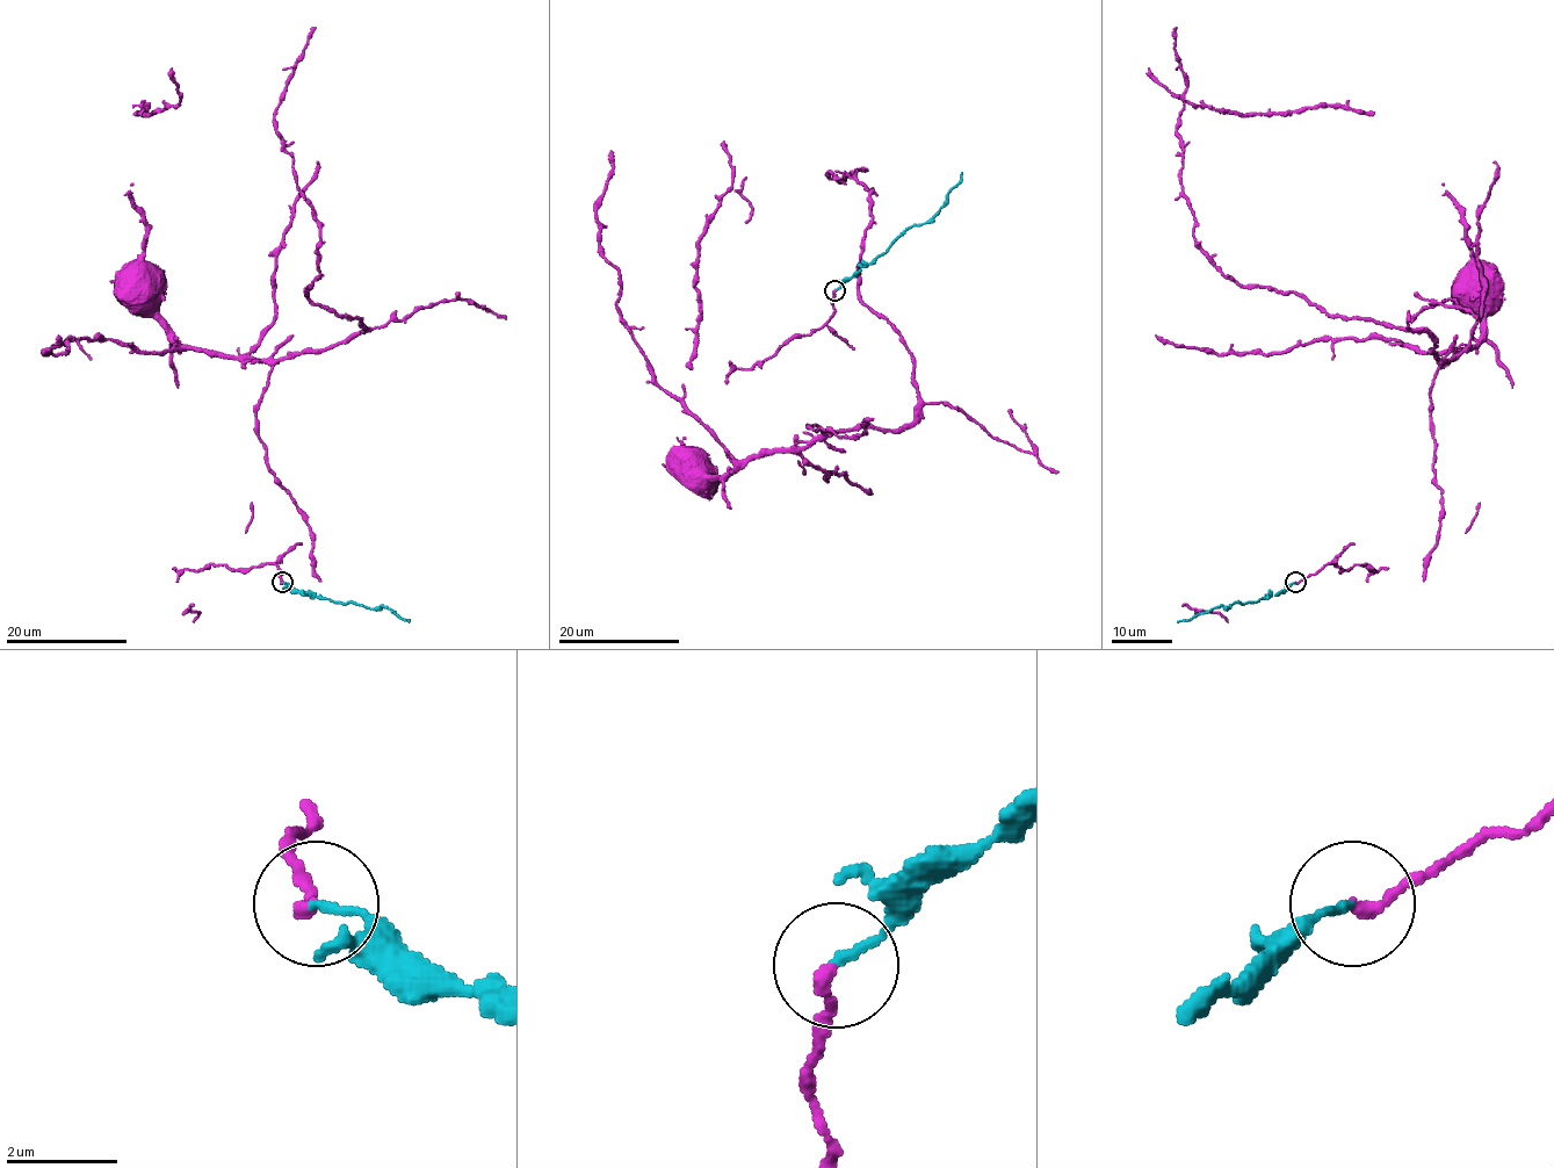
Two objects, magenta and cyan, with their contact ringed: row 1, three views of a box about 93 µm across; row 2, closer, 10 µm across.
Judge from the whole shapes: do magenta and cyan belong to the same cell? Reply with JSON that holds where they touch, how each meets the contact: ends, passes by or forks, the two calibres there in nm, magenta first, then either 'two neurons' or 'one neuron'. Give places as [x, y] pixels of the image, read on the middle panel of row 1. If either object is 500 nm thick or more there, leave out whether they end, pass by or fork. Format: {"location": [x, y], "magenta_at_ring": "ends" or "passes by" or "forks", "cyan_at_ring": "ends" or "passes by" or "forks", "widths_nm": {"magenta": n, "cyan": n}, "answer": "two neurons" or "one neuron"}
{"location": [835, 290], "magenta_at_ring": "ends", "cyan_at_ring": "ends", "widths_nm": {"magenta": 240, "cyan": 150}, "answer": "one neuron"}

